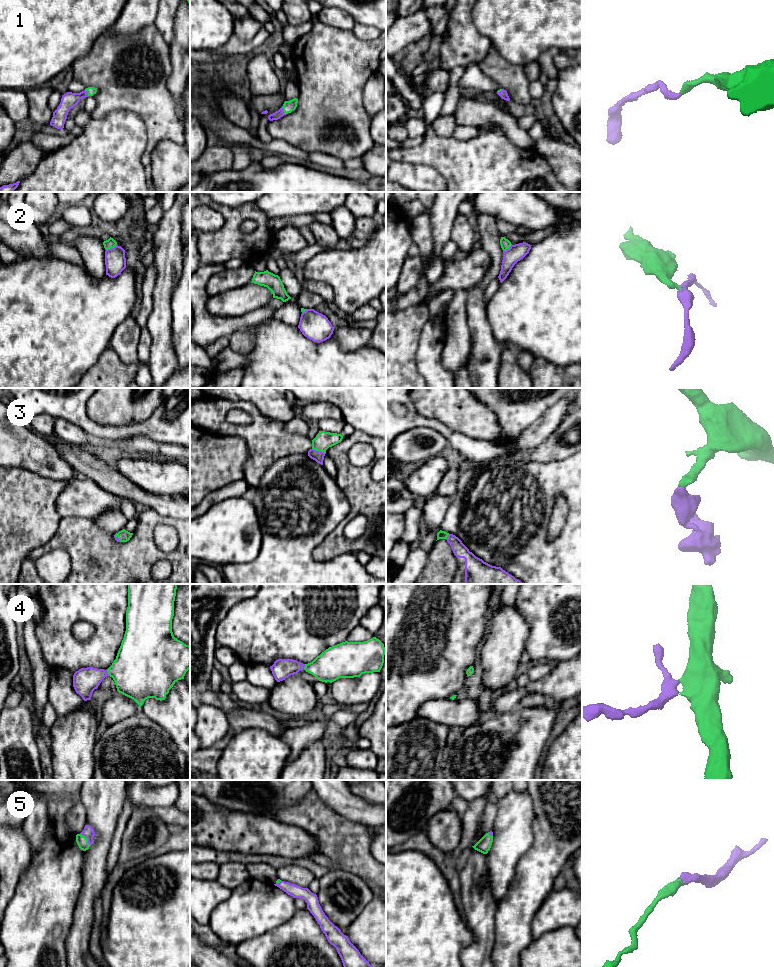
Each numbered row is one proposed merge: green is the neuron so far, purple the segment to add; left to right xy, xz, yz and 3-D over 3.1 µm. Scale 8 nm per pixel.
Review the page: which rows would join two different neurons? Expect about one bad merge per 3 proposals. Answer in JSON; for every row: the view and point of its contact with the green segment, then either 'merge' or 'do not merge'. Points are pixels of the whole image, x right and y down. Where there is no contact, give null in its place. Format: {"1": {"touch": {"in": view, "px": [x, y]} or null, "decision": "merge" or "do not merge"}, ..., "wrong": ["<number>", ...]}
{"1": {"touch": {"in": "xz", "px": [283, 110]}, "decision": "merge"}, "2": {"touch": {"in": "xy", "px": [111, 247]}, "decision": "do not merge"}, "3": {"touch": {"in": "xz", "px": [319, 450]}, "decision": "merge"}, "4": {"touch": {"in": "xy", "px": [108, 673]}, "decision": "merge"}, "5": {"touch": {"in": "xy", "px": [87, 839]}, "decision": "merge"}, "wrong": ["2"]}

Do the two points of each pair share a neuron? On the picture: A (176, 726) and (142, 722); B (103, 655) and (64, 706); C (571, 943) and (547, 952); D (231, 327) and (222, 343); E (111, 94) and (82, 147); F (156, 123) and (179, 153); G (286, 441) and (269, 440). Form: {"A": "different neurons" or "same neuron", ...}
{"A": "different neurons", "B": "different neurons", "C": "same neuron", "D": "different neurons", "E": "different neurons", "F": "different neurons", "G": "same neuron"}

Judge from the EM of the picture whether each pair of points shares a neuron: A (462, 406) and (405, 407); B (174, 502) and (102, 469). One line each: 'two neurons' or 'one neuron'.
A: two neurons
B: one neuron

